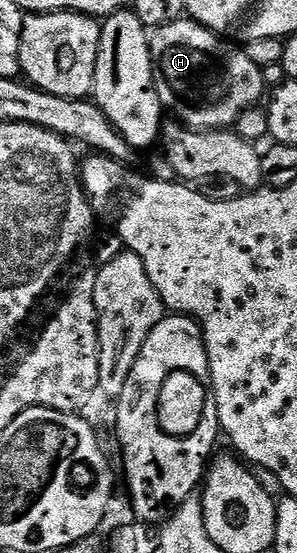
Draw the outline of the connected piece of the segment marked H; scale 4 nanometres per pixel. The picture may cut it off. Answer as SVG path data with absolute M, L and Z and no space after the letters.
M175 20L155 29L150 37L153 78L161 108L171 115L173 112L181 125L198 132L228 130L245 110L257 107L265 99L263 71L250 62L247 51L235 48L228 38L211 32L197 20Z

